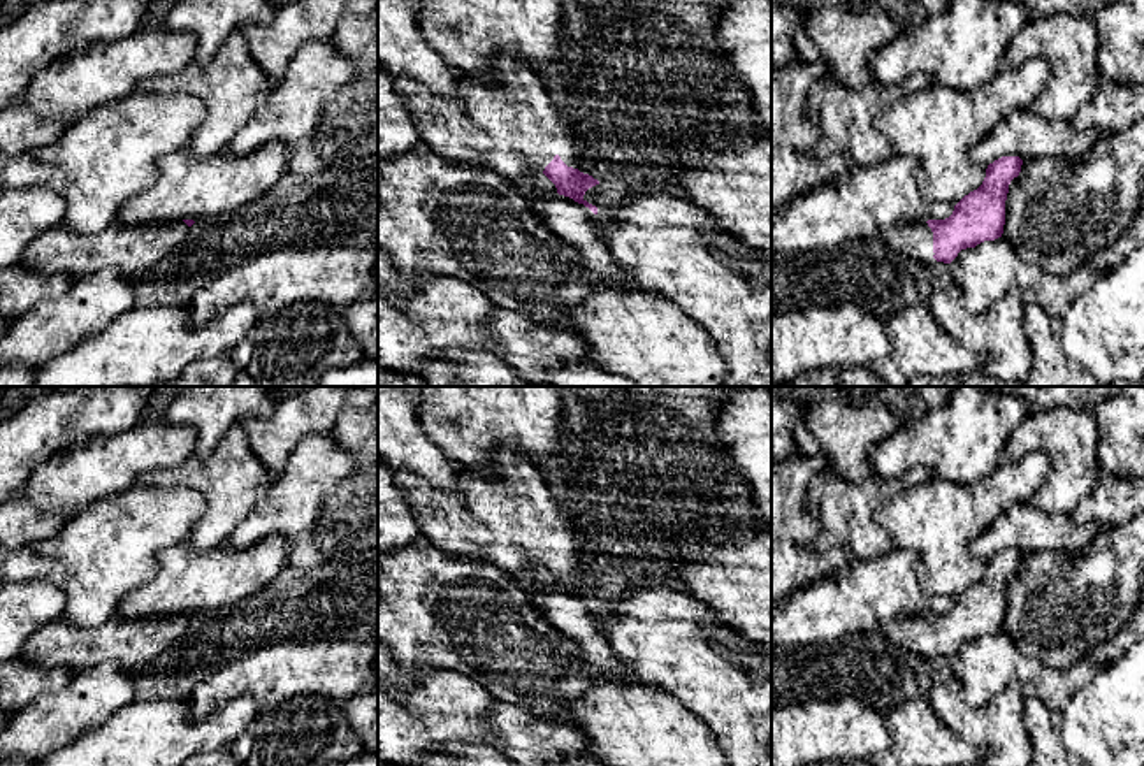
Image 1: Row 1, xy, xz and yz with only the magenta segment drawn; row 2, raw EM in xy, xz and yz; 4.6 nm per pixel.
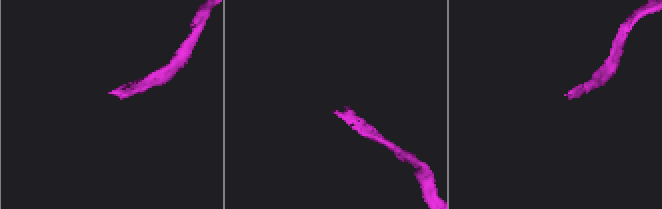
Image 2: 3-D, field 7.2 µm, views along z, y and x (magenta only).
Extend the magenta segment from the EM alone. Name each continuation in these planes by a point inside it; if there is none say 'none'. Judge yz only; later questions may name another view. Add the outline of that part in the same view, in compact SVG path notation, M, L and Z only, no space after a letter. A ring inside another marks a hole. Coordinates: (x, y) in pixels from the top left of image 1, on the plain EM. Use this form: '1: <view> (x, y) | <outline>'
1: yz (914, 635) | M926 615L889 618L880 625L889 645L923 657L935 657L933 625Z

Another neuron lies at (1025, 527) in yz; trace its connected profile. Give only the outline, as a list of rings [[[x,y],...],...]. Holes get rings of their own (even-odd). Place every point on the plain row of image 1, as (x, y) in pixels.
[[[1019,501],[970,545],[970,552],[986,560],[1002,550],[1075,553],[1088,550],[1102,532],[1095,522],[1081,525],[1070,515],[1046,513]]]

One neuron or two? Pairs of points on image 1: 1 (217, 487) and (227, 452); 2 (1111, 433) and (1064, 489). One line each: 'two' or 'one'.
1: one
2: two

